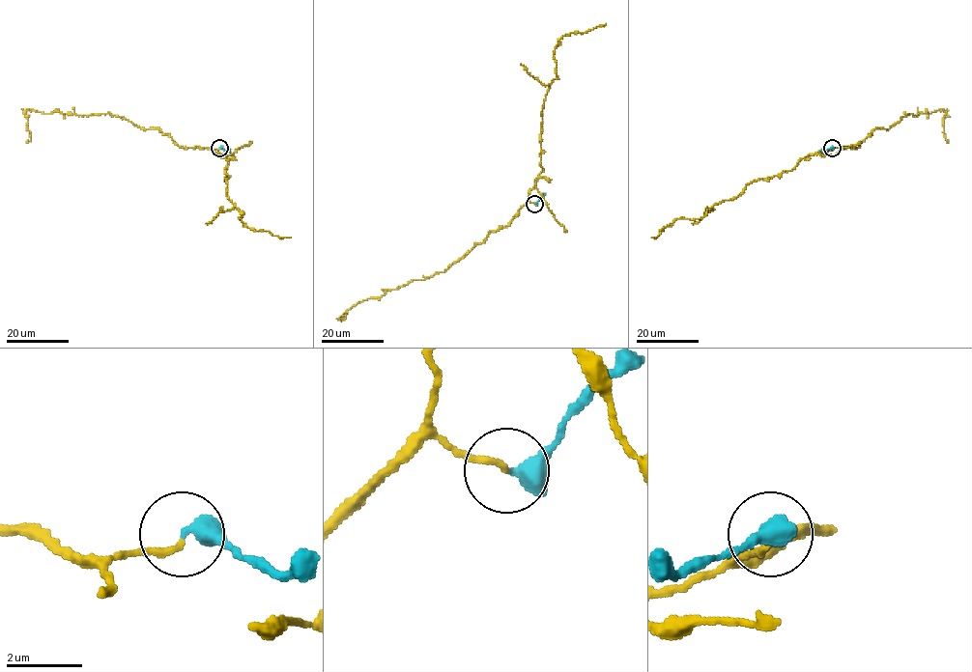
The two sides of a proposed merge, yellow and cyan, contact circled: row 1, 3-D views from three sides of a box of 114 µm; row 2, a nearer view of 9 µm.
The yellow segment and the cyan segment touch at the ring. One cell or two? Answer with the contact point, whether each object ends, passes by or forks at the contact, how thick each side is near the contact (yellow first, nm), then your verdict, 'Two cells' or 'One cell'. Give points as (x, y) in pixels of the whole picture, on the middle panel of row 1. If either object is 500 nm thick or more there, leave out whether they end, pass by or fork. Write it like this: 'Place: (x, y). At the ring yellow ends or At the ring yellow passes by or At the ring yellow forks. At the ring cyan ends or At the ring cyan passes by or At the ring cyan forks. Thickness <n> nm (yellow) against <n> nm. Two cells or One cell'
Place: (534, 204). At the ring yellow ends. At the ring cyan ends. Thickness 170 nm (yellow) against 440 nm. One cell

